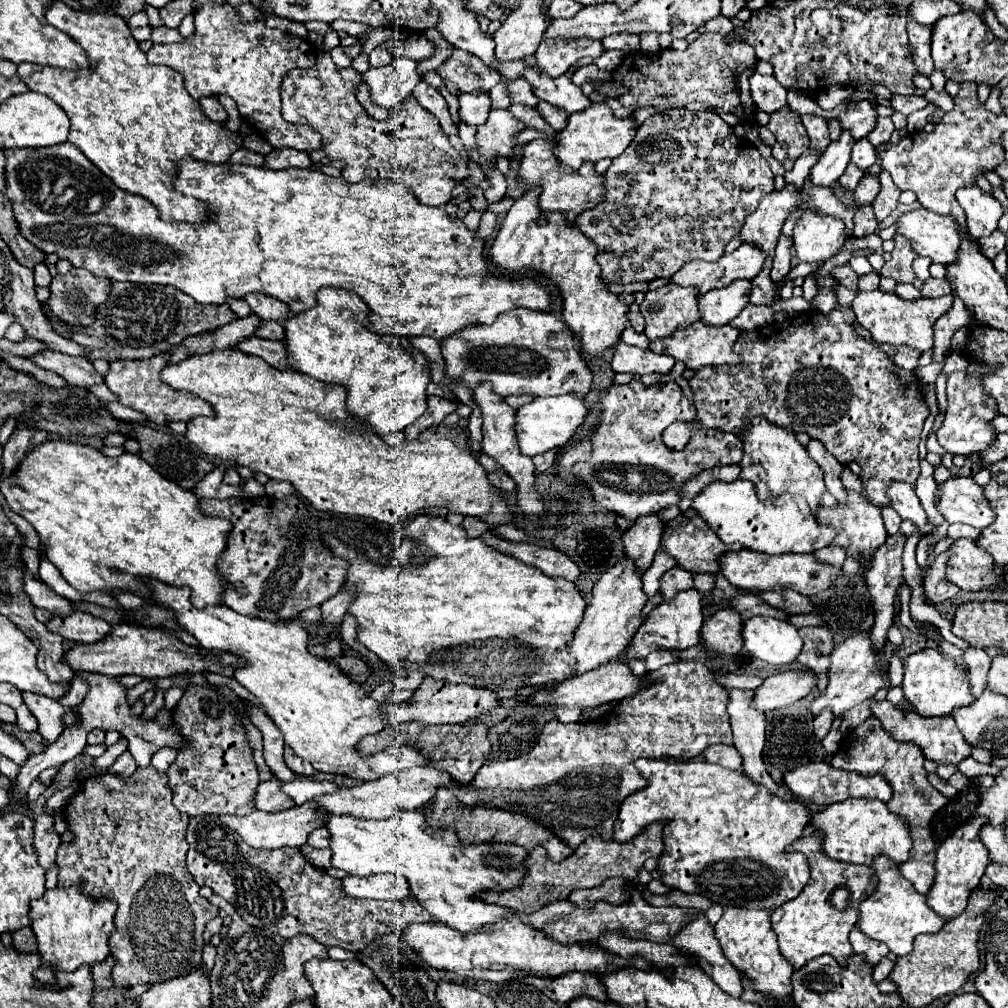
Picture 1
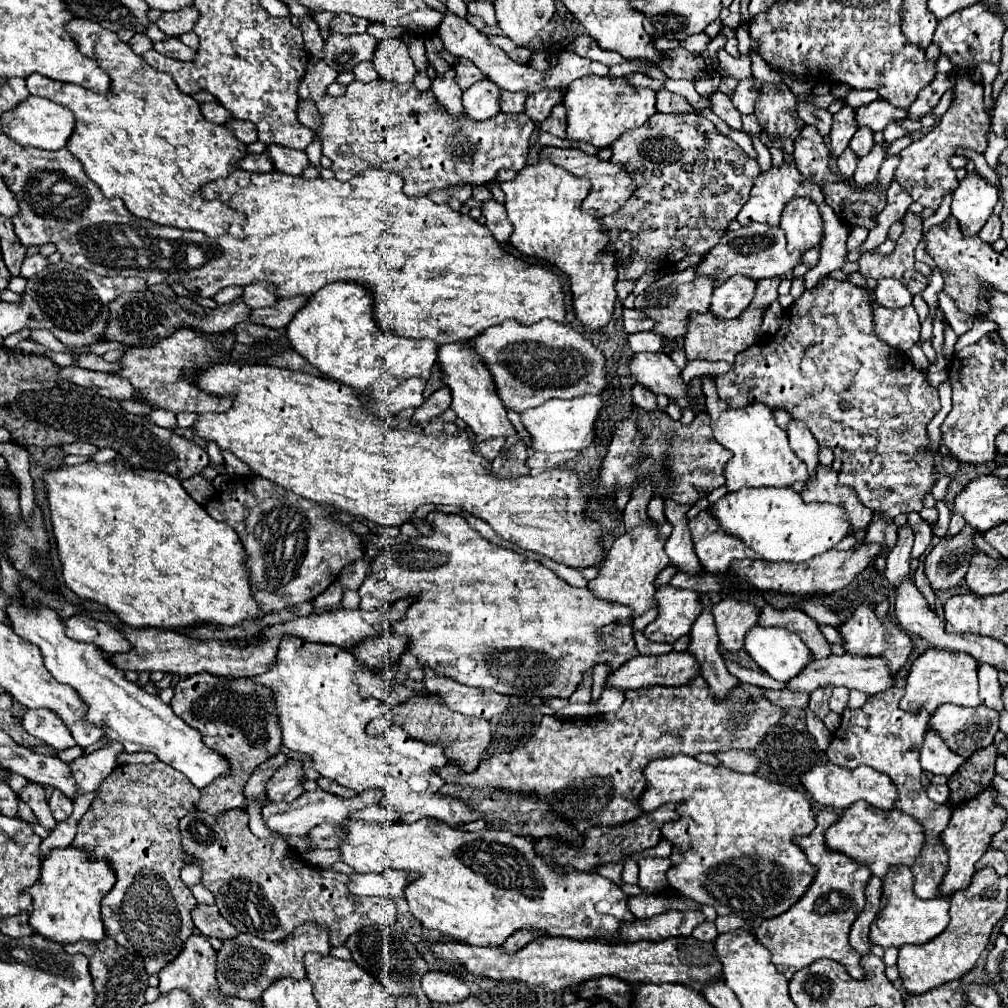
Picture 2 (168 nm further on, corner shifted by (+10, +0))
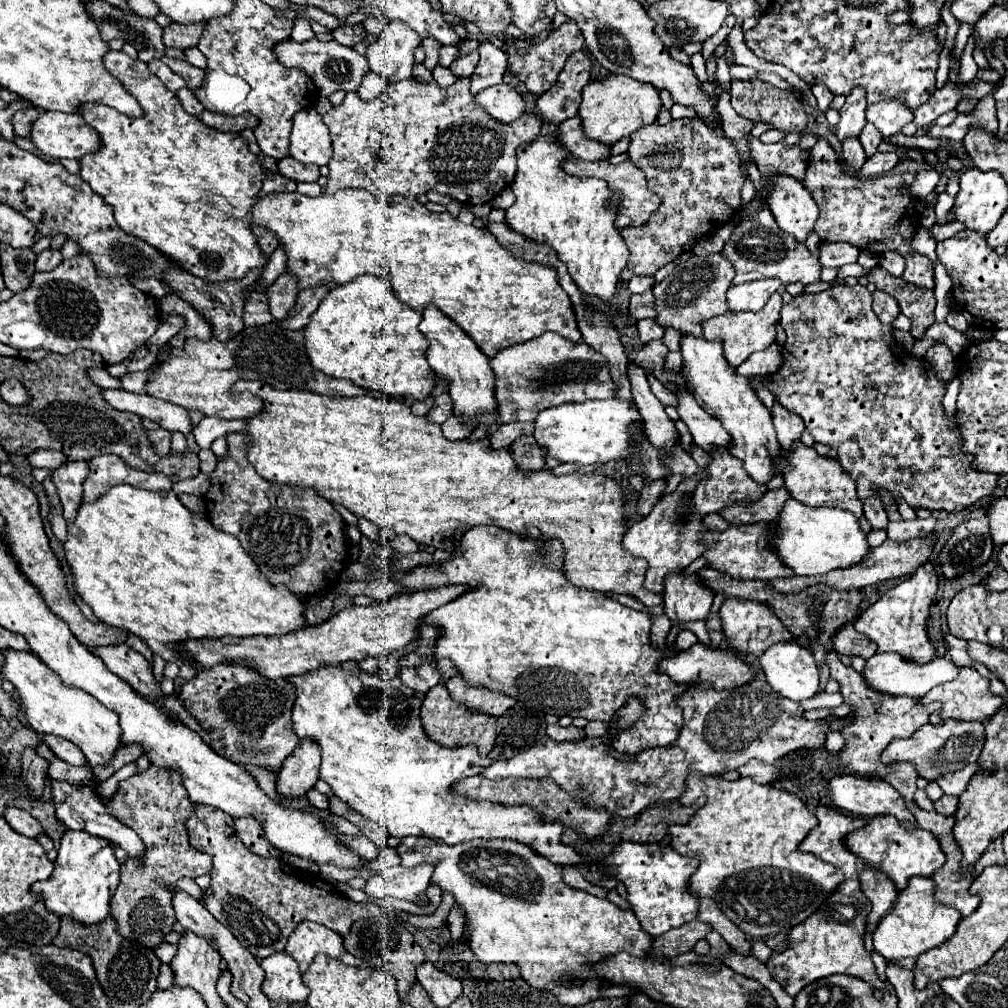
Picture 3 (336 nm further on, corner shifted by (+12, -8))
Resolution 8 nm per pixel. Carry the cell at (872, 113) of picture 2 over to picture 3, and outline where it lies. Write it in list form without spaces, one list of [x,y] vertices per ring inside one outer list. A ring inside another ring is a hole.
[[[884,100],[868,106],[866,120],[872,122],[886,138],[886,136],[898,134],[902,126],[914,120],[914,114],[908,108],[908,104],[904,104],[904,100]]]

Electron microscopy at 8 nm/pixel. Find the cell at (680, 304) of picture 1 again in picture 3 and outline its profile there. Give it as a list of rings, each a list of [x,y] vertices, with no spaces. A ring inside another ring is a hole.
[[[722,252],[704,256],[704,258],[688,256],[686,262],[678,262],[672,274],[668,274],[660,284],[654,286],[658,322],[664,328],[670,326],[670,328],[676,328],[678,332],[704,336],[702,322],[730,310],[726,302],[726,292],[732,286],[734,274],[736,272],[734,272],[732,262]]]

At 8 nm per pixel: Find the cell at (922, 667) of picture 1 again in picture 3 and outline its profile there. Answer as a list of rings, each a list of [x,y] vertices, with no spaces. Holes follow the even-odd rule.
[[[960,668],[960,676],[948,684],[942,684],[942,686],[936,686],[932,688],[924,698],[922,698],[922,704],[928,704],[930,700],[940,700],[944,704],[944,708],[936,714],[930,716],[930,722],[932,724],[942,724],[946,720],[988,720],[1000,706],[1002,706],[1002,698],[992,694],[990,692],[990,680],[988,678],[982,678],[974,668]]]

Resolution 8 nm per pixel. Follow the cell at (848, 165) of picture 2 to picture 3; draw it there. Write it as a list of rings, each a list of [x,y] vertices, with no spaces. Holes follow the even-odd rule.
[[[850,136],[850,138],[846,138],[846,140],[842,140],[842,146],[844,146],[844,160],[846,160],[846,164],[848,166],[852,166],[852,168],[862,168],[864,166],[864,162],[866,162],[866,154],[864,154],[864,146],[862,146],[862,142],[860,142],[860,138],[854,138],[854,136]]]

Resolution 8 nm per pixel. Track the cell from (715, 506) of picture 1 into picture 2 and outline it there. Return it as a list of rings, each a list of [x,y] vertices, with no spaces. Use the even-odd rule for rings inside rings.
[[[742,488],[710,504],[708,512],[726,534],[736,536],[770,562],[806,562],[834,548],[848,536],[850,528],[842,506],[828,502],[806,504],[792,488]]]

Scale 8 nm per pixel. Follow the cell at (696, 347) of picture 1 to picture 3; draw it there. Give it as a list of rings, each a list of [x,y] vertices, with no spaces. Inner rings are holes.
[[[776,292],[776,296],[770,296],[768,304],[760,312],[740,312],[740,318],[732,318],[732,312],[726,312],[722,316],[714,316],[712,320],[706,320],[702,324],[704,338],[722,340],[724,342],[724,356],[728,358],[728,364],[736,368],[744,360],[748,360],[750,354],[758,352],[758,350],[766,350],[776,340],[776,326],[780,320],[780,308],[782,308],[782,296]]]

